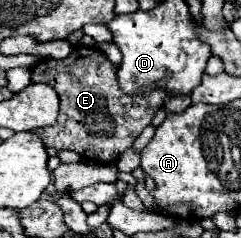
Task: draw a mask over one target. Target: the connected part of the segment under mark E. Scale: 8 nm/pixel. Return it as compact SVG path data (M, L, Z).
M77 46L73 48L73 52L63 58L63 60L39 60L33 68L31 68L31 82L45 82L51 84L55 88L55 92L59 94L61 100L61 108L59 108L59 118L53 126L47 128L39 128L35 130L41 140L47 146L53 146L57 150L65 148L65 150L73 150L79 152L85 160L95 162L95 164L115 164L119 160L119 156L133 144L133 140L141 134L141 130L151 124L155 112L161 108L163 100L165 100L165 92L163 88L153 88L151 92L137 92L137 94L125 94L119 88L117 82L117 74L115 74L115 66L109 62L109 58L97 50L91 48L91 56L85 56L85 48Z

